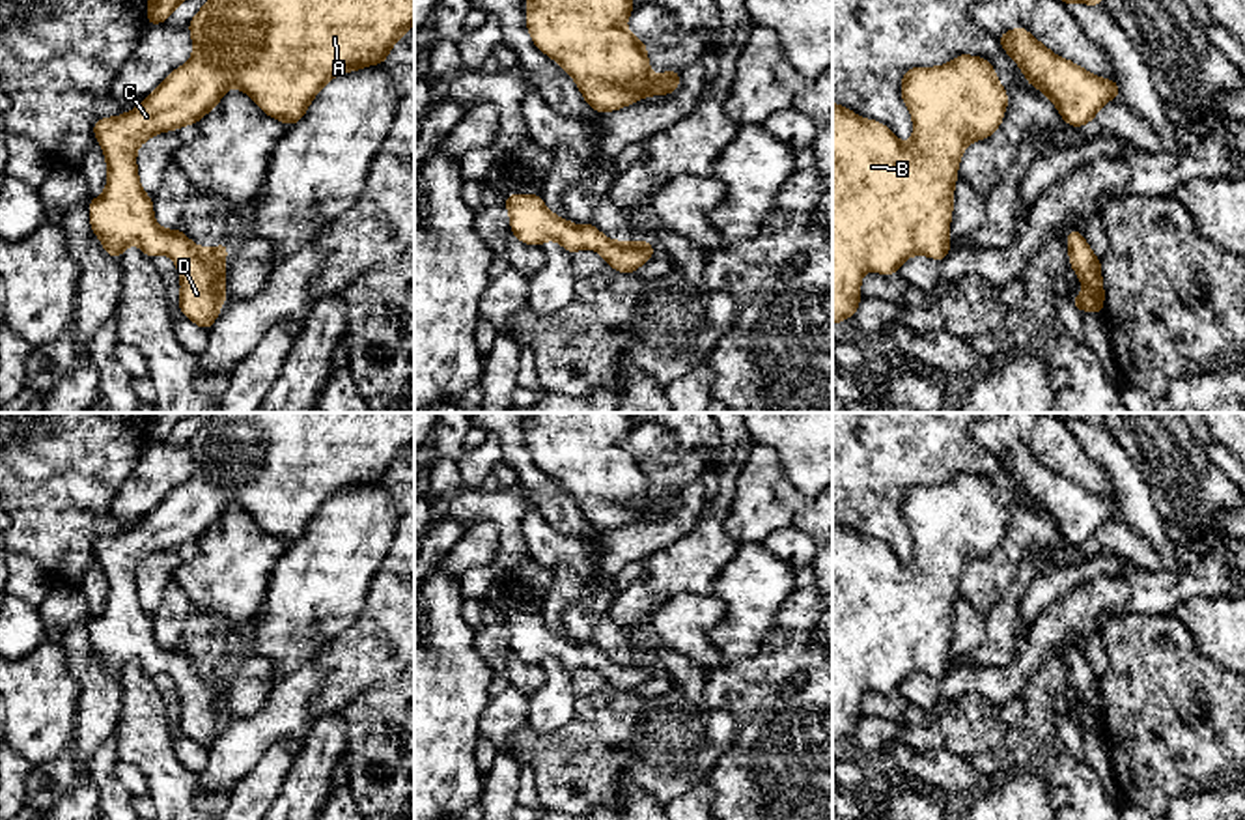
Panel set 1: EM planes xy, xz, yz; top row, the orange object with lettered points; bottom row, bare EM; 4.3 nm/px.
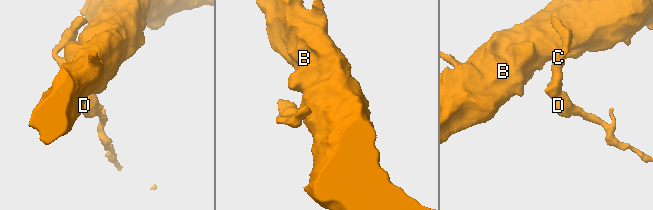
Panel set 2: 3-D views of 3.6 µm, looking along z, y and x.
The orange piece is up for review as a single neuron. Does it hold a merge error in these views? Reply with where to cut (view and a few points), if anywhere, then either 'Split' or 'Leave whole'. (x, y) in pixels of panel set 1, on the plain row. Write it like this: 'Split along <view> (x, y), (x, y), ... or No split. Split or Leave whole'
No split. Leave whole

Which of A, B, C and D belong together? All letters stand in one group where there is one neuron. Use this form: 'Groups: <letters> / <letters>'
Groups: A B C D

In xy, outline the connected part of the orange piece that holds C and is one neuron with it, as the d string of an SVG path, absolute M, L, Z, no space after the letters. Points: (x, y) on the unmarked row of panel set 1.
M213 413L189 441L192 476L134 529L93 542L108 598L103 615L91 616L88 628L105 671L121 676L136 661L149 676L168 672L181 697L179 728L207 749L228 719L224 699L230 661L196 665L181 648L162 648L153 635L153 618L140 605L136 568L162 549L198 542L228 506L243 508L267 534L293 544L330 497L386 480L394 461L413 443L414 413Z

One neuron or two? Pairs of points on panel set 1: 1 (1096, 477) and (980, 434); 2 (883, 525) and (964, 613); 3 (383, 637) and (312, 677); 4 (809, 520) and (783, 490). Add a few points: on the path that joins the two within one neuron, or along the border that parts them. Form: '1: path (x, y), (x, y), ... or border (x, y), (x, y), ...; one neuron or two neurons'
1: path (1068, 458), (1044, 434), (1008, 434); one neuron
2: border (958, 596), (965, 598), (984, 617); two neurons
3: border (314, 660), (323, 682), (312, 695), (312, 712); two neurons
4: path (807, 512), (790, 495); one neuron

